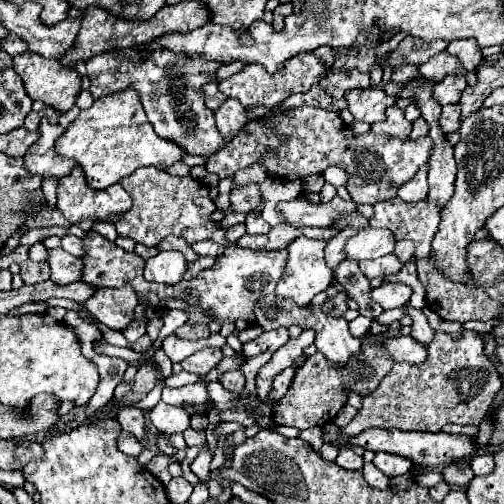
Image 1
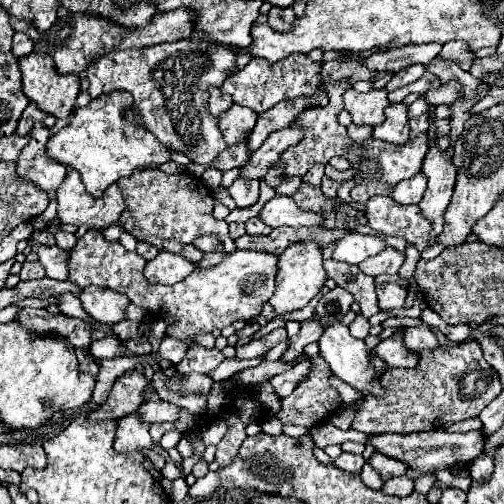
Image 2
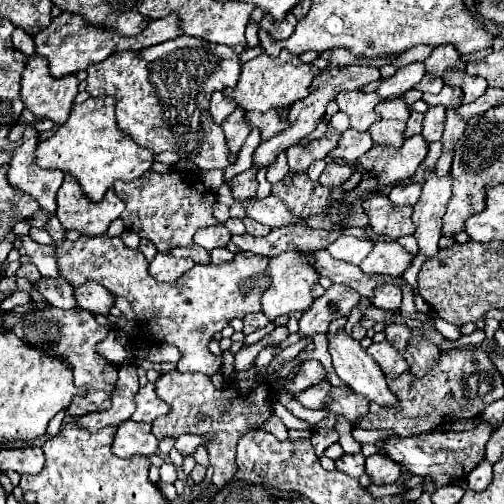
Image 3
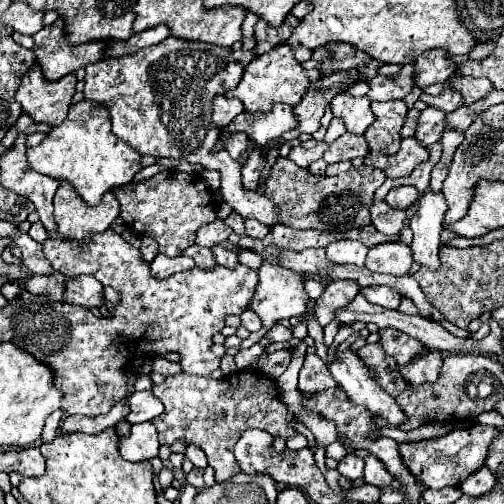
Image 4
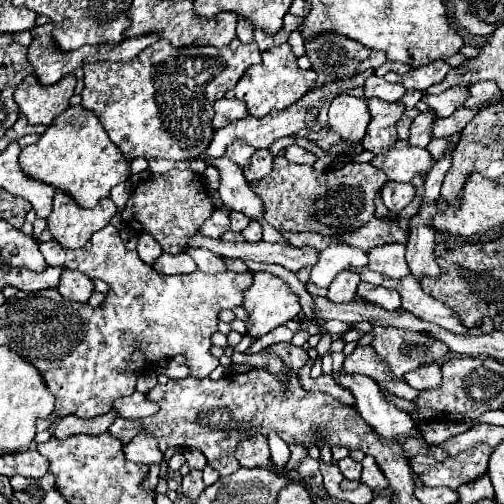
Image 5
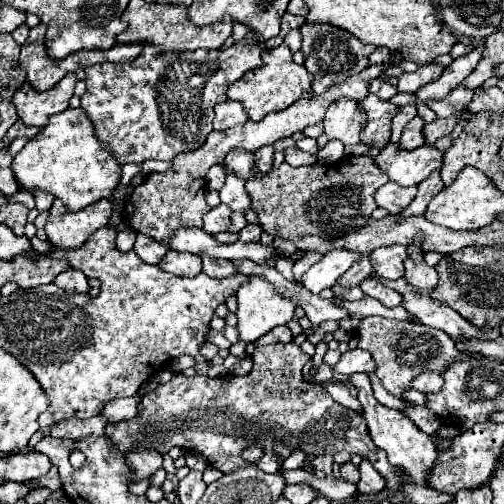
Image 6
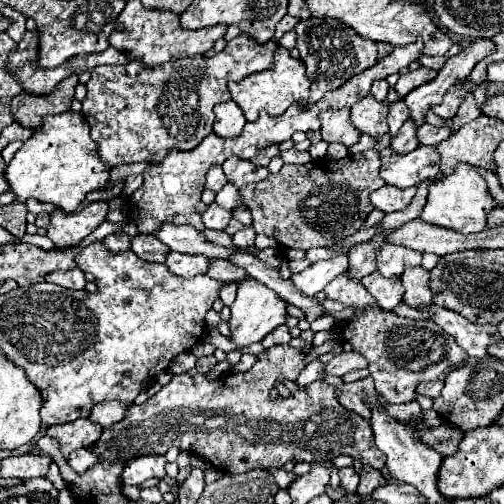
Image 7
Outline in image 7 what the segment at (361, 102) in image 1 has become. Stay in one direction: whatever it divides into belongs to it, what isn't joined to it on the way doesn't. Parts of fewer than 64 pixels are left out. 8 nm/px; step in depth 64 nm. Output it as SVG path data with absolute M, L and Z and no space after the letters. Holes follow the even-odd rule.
M340 108L340 110L326 110L322 114L322 140L332 144L340 142L344 146L354 146L360 140L360 132L352 126L350 118L350 108Z

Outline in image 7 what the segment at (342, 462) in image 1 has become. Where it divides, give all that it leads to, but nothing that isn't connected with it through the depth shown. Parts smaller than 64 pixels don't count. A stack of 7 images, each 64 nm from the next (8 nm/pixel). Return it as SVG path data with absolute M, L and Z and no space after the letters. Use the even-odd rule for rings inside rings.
M344 468L344 470L340 470L340 486L346 490L346 492L350 492L350 494L354 494L356 492L356 488L358 488L358 472L354 472L354 468Z

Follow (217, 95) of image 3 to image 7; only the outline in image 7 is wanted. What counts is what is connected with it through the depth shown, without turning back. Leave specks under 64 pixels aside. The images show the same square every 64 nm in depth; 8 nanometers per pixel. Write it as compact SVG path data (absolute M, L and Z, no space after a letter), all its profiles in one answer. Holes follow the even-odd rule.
M224 102L214 108L216 120L214 120L214 134L220 138L234 138L242 134L242 128L246 124L244 112L236 102Z

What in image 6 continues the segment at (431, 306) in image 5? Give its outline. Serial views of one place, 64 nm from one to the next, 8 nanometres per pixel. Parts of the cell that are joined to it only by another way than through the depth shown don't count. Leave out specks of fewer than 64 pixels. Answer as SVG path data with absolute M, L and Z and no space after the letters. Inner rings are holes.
M398 278L396 282L390 280L382 280L384 284L388 284L390 288L398 290L404 300L402 306L416 316L416 320L420 320L422 324L428 324L432 328L440 328L444 330L450 338L458 340L458 342L466 342L466 340L494 340L500 336L498 328L490 330L490 332L482 332L482 328L472 326L468 320L464 320L458 312L454 312L452 308L434 302L428 296L416 296L412 292L412 288L408 288L404 278Z

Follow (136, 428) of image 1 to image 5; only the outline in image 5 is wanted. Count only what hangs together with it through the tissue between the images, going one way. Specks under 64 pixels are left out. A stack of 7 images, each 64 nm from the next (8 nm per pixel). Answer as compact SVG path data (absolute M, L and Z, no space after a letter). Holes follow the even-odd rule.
M140 434L136 440L132 440L132 444L126 444L124 446L124 456L130 462L146 464L146 466L162 462L162 452L158 450L156 438L146 436L146 434Z

